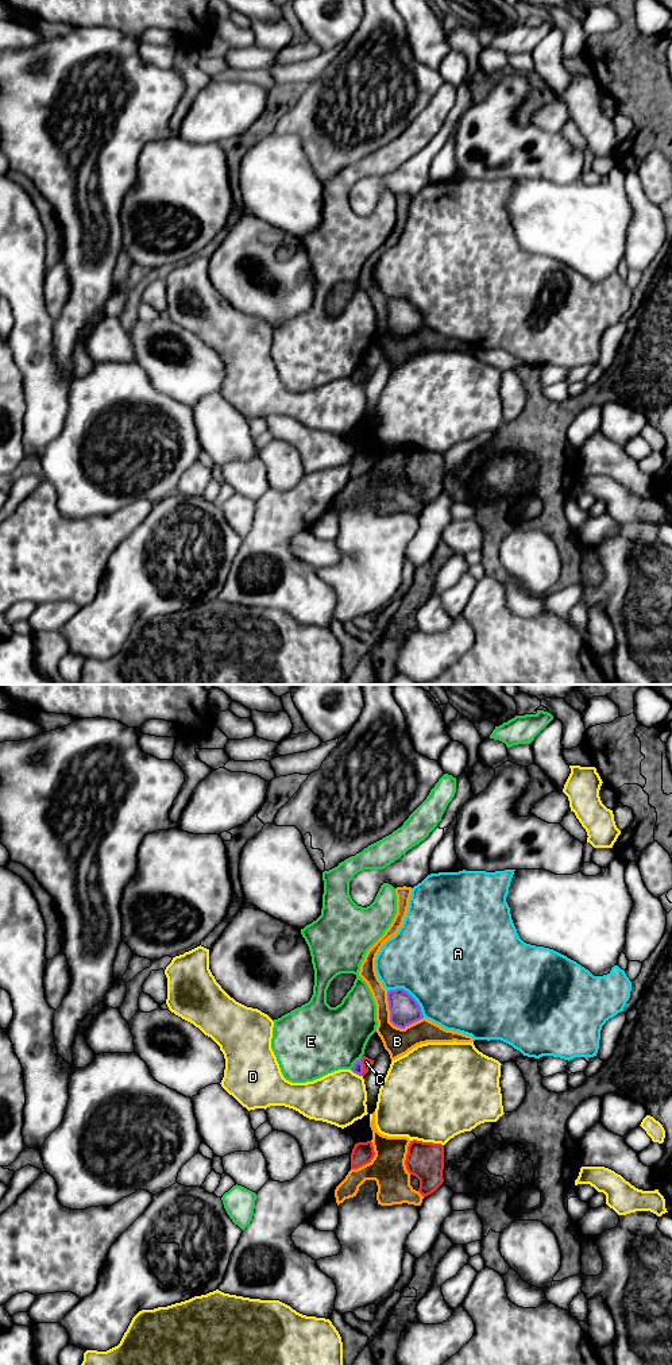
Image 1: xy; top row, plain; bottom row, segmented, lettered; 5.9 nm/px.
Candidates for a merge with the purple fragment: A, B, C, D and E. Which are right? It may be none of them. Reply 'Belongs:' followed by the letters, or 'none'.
Belongs: none

